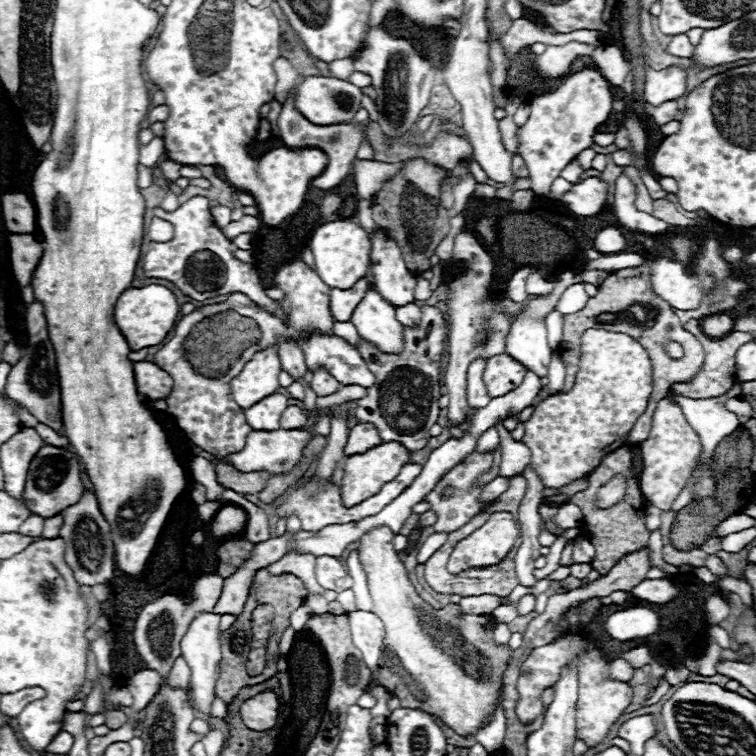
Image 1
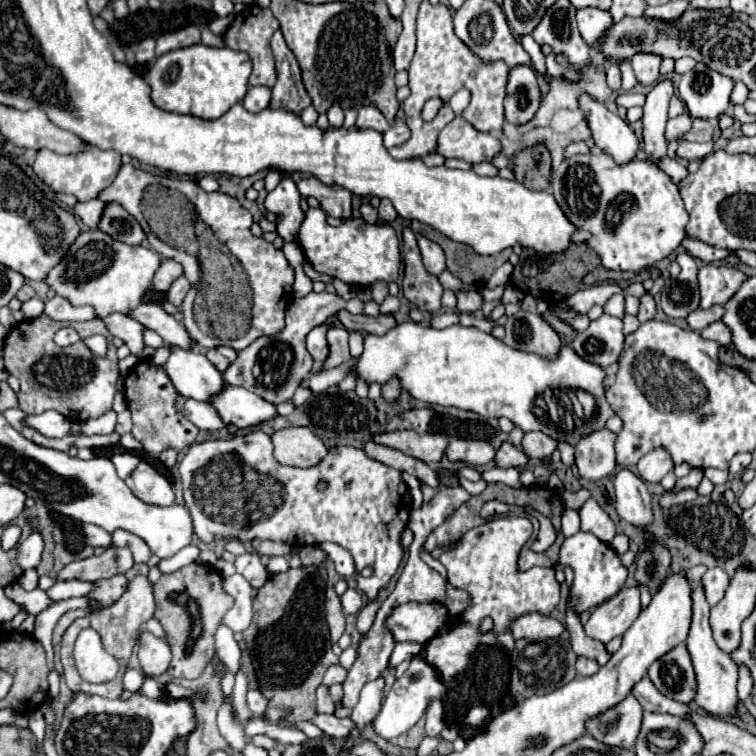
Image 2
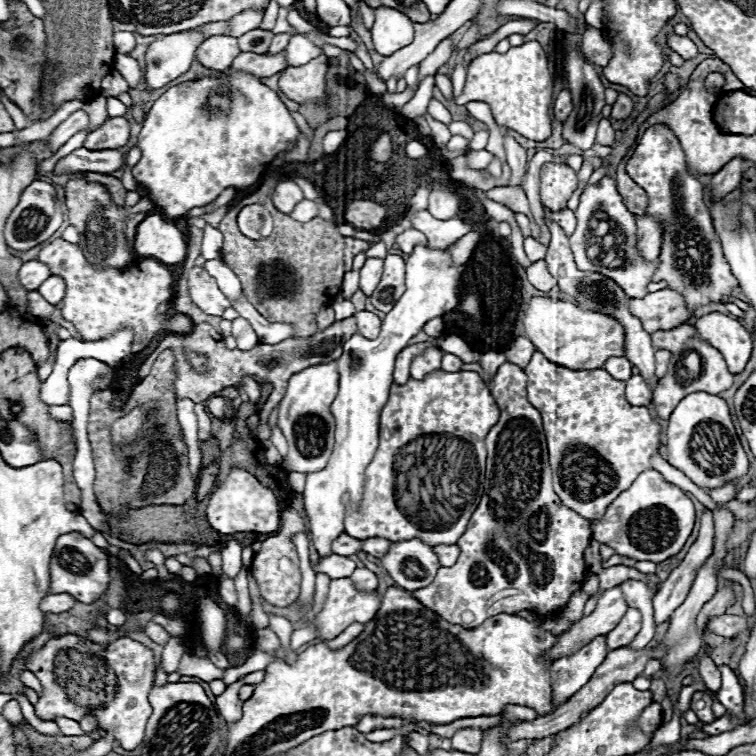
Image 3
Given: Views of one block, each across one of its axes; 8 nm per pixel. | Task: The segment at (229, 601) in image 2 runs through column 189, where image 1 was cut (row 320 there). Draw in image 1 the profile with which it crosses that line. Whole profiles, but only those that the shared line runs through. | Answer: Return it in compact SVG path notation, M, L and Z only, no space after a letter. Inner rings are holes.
M644 260L640 266L634 266L634 268L610 272L608 278L600 284L598 294L594 298L590 298L580 312L568 314L564 318L564 340L558 348L558 352L566 366L566 378L564 378L564 388L558 390L556 394L564 394L574 386L574 376L578 372L578 358L580 358L580 338L582 338L582 332L588 328L604 328L604 330L628 334L648 350L648 356L652 360L652 370L654 370L654 392L652 392L646 412L636 420L636 424L628 436L630 444L640 444L642 440L646 440L646 436L652 428L652 414L654 414L658 402L670 392L670 384L688 382L700 370L700 366L704 362L702 344L690 332L684 330L684 326L680 324L672 306L654 294L652 284L650 284L650 260ZM668 340L682 344L682 348L684 348L682 360L670 358L666 354L662 344Z

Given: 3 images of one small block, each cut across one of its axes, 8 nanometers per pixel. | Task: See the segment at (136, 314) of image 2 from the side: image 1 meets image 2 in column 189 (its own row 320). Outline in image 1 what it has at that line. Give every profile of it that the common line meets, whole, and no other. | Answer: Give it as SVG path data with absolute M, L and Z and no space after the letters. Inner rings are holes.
M366 278L358 280L358 284L354 284L354 288L348 288L348 290L332 288L330 290L330 314L334 316L334 320L348 322L354 308L358 306L358 302L362 300L368 288L370 288L370 282Z

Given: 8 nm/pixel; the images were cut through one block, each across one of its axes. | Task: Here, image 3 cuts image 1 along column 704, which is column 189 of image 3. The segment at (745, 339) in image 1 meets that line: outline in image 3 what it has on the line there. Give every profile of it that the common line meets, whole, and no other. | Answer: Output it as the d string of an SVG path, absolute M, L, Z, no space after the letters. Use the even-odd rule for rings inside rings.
M354 316L352 318L346 318L346 320L336 320L332 326L328 326L324 332L316 332L314 336L310 336L308 340L300 340L300 338L290 338L290 340L284 340L280 344L258 344L256 348L248 350L248 352L240 352L240 350L226 350L224 346L224 340L216 340L216 330L210 326L210 324L196 324L194 330L186 336L178 336L178 334L168 334L160 346L148 356L148 360L140 366L138 370L138 376L144 378L148 376L148 372L151 371L154 364L154 360L158 358L160 352L164 350L174 350L176 354L176 368L178 368L178 378L176 378L176 396L178 398L190 398L194 402L206 402L212 394L224 390L224 388L242 388L242 378L244 376L252 376L258 384L264 384L264 382L270 382L274 386L272 394L270 394L270 402L264 404L264 408L260 410L260 420L268 420L270 418L270 412L280 404L284 392L286 392L286 386L288 386L288 378L312 364L322 364L322 362L330 362L330 360L336 360L340 358L340 352L342 352L342 344L344 340L348 340L352 334L356 332L356 320ZM188 354L204 354L206 358L206 370L204 372L198 372L192 362L190 362L190 356Z

